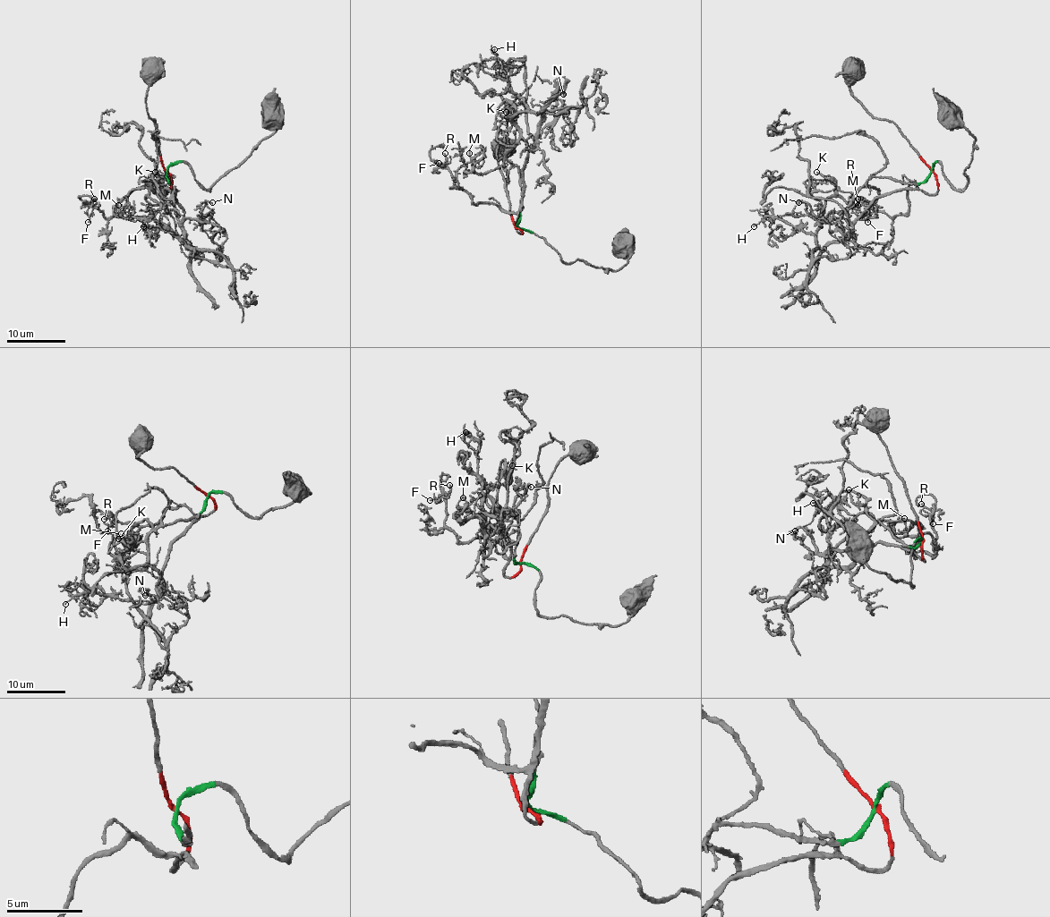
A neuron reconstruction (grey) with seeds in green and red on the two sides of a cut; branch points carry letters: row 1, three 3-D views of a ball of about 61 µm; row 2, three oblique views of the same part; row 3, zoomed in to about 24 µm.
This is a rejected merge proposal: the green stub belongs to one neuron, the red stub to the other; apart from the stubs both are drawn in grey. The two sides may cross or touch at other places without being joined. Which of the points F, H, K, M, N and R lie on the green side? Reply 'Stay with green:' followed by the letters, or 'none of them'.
Stay with green: H, K, M

